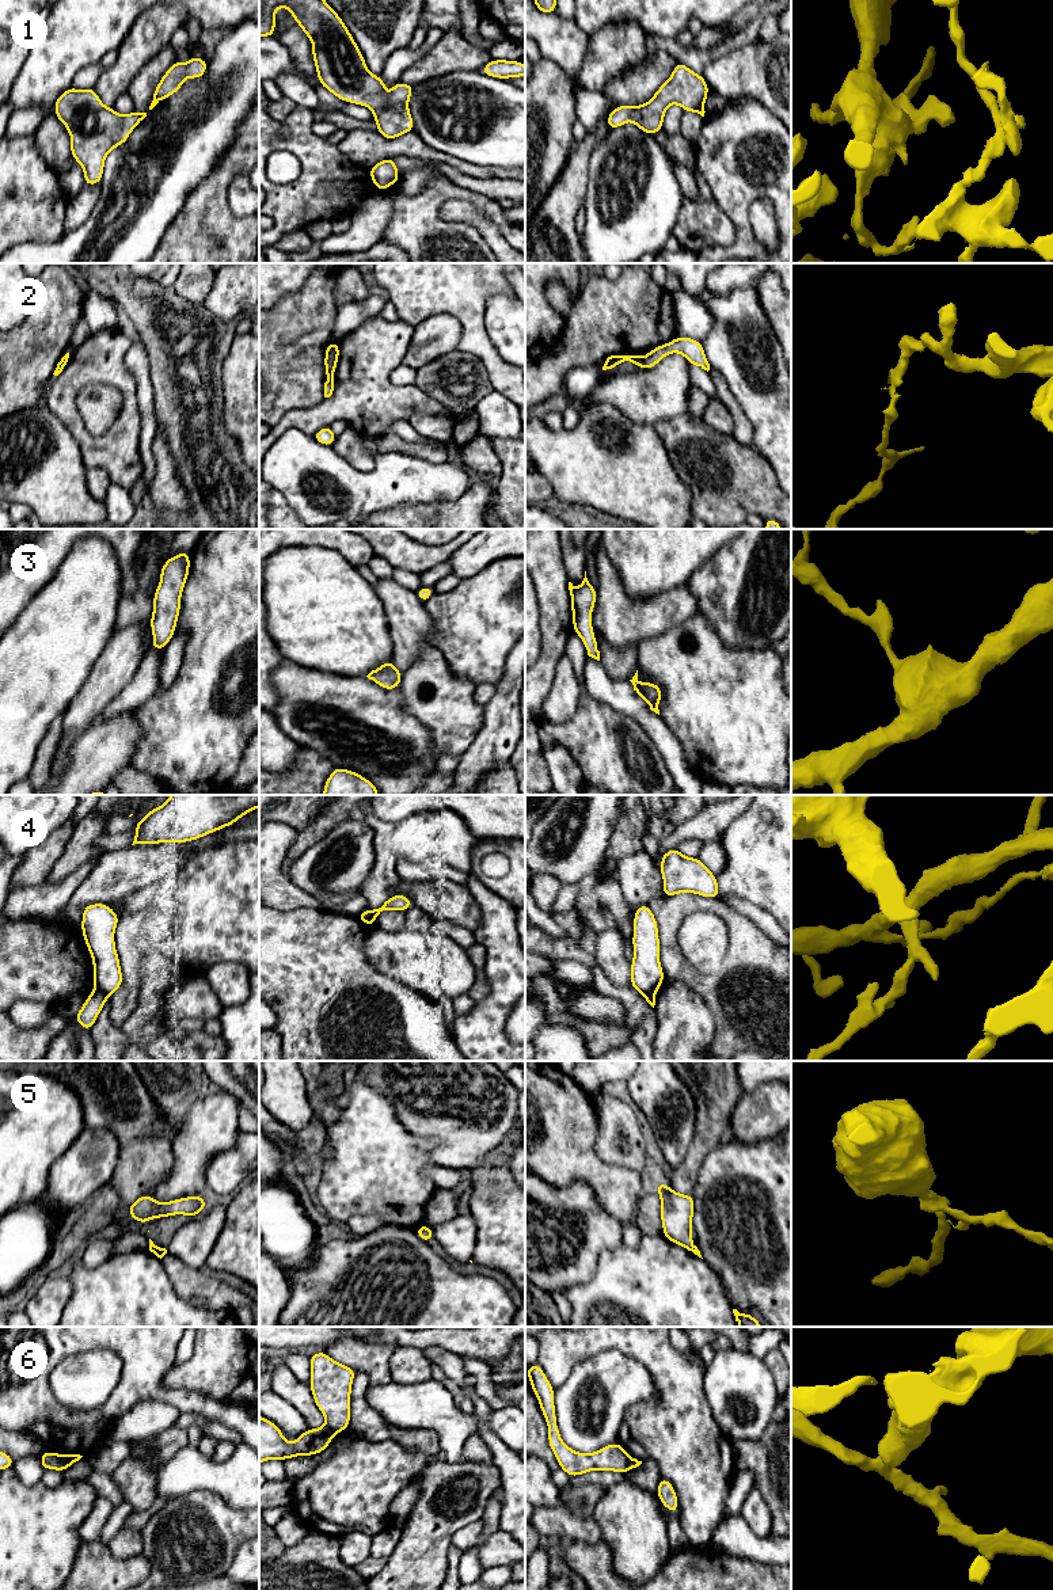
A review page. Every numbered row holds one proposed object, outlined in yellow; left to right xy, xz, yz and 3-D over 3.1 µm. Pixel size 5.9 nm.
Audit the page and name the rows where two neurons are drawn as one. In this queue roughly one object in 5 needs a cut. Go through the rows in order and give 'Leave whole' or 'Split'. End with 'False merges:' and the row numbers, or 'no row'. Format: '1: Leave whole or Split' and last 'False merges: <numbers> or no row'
1: Leave whole
2: Split
3: Leave whole
4: Split
5: Split
6: Split
False merges: 2, 4, 5, 6

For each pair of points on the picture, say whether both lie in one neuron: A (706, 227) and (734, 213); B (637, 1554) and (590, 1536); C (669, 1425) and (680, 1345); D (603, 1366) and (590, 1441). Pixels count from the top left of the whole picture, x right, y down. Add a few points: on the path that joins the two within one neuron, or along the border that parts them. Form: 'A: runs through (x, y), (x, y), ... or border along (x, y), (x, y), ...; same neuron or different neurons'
A: border along (713, 198), (733, 225), (734, 240), (729, 246); different neurons
B: border along (592, 1516), (599, 1526), (601, 1539); different neurons
C: border along (671, 1341), (681, 1351), (694, 1351); different neurons
D: runs through (612, 1385), (612, 1417), (609, 1426); same neuron

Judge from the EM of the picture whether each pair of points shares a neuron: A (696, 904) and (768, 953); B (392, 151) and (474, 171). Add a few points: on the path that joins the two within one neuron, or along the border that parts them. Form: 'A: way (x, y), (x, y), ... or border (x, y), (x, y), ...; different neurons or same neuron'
A: way (714, 905), (723, 910), (751, 938); same neuron
B: way (413, 149), (421, 149), (453, 162); same neuron

